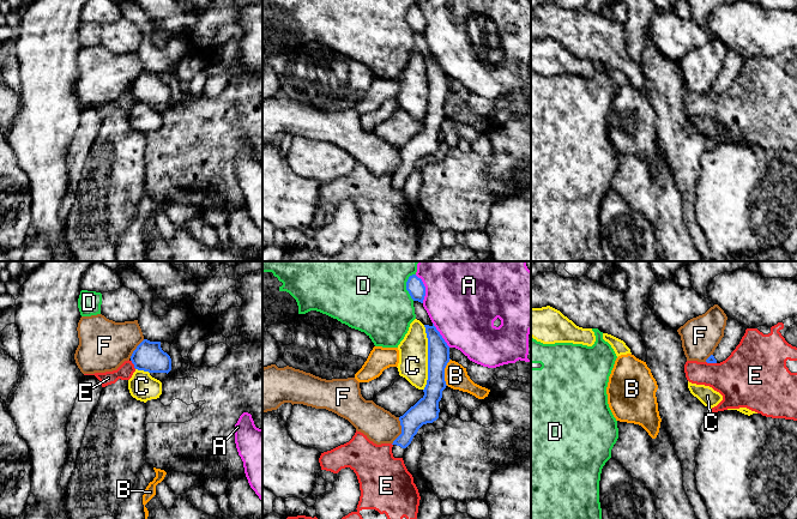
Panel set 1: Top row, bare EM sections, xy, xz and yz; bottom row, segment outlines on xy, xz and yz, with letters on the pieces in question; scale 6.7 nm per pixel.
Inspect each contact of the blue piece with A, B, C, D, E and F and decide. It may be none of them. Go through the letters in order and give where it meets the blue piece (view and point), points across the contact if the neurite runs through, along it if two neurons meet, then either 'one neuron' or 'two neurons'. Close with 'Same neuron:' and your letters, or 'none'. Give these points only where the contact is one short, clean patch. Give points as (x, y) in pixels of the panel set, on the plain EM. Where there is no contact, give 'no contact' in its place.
A: contact xz (424, 19); two neurons
B: contact xz (444, 103); border xz (450, 90), (445, 100), (446, 116); two neurons
C: contact xz (428, 89); two neurons
D: contact xz (406, 18); two neurons
E: contact xy (133, 95); border xy (131, 91), (136, 100); two neurons
F: contact xz (402, 162); border xz (399, 149), (400, 166), (392, 175); two neurons
Same neuron: none

